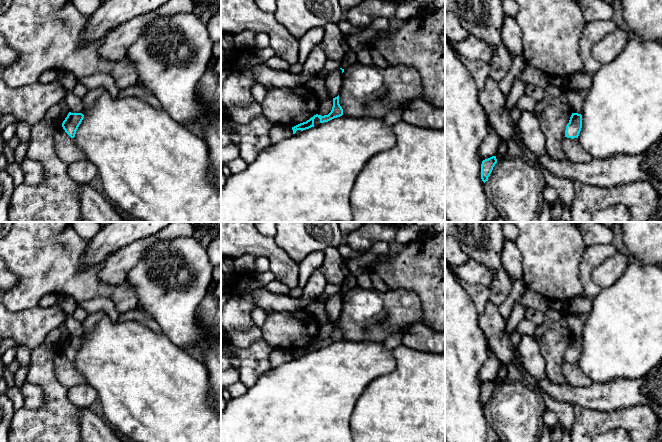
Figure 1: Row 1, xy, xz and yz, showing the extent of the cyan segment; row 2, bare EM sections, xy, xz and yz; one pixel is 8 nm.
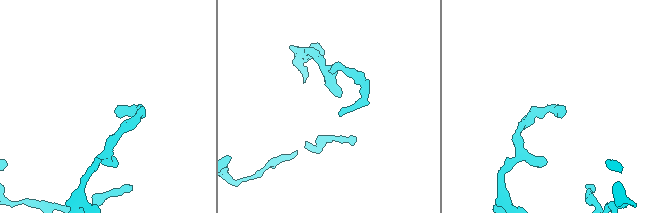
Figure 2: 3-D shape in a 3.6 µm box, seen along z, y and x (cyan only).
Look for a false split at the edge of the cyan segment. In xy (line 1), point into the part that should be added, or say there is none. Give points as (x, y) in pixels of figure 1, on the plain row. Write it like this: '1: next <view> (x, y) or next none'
1: next none

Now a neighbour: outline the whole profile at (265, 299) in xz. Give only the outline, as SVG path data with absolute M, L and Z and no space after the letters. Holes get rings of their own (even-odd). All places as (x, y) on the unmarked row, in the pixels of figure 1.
M317 268L312 272L300 298L274 294L267 290L265 286L256 289L253 293L253 298L257 306L265 311L297 312L303 310L309 303L317 301L321 294L324 293L327 284L325 277Z

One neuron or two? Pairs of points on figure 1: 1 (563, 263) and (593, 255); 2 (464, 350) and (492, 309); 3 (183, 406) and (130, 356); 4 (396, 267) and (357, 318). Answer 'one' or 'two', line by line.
1: two
2: two
3: one
4: two

